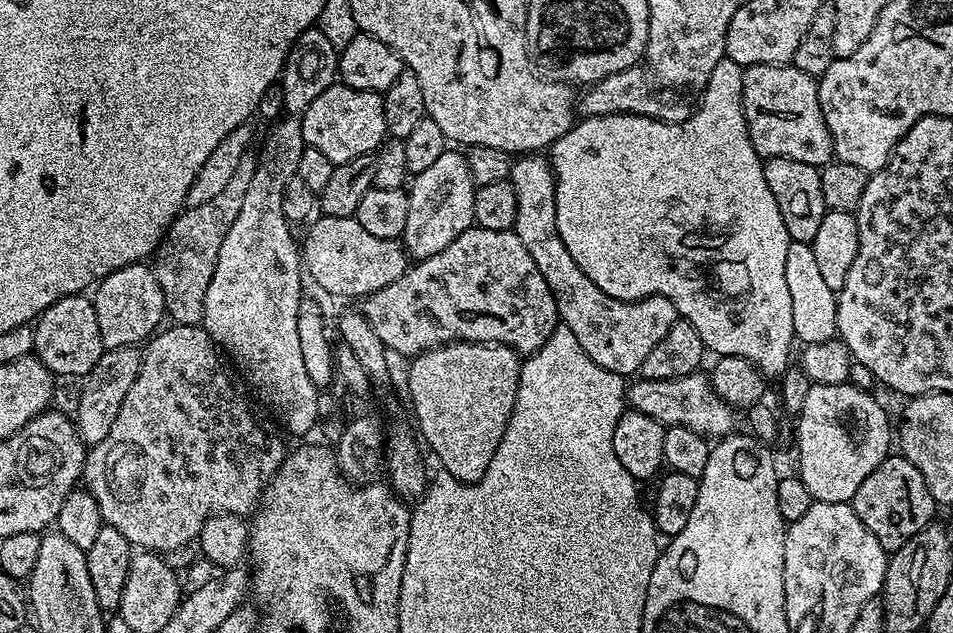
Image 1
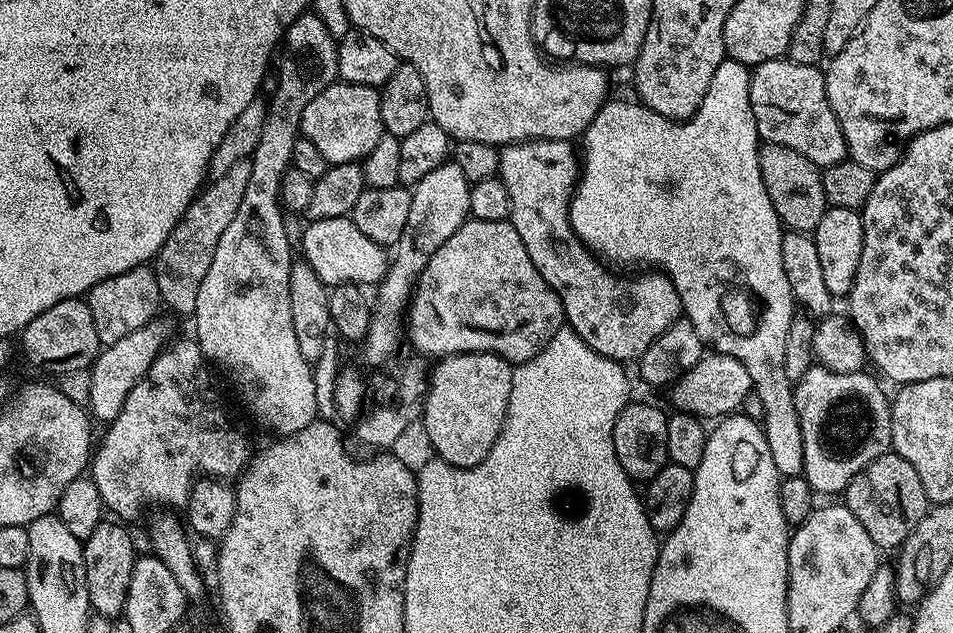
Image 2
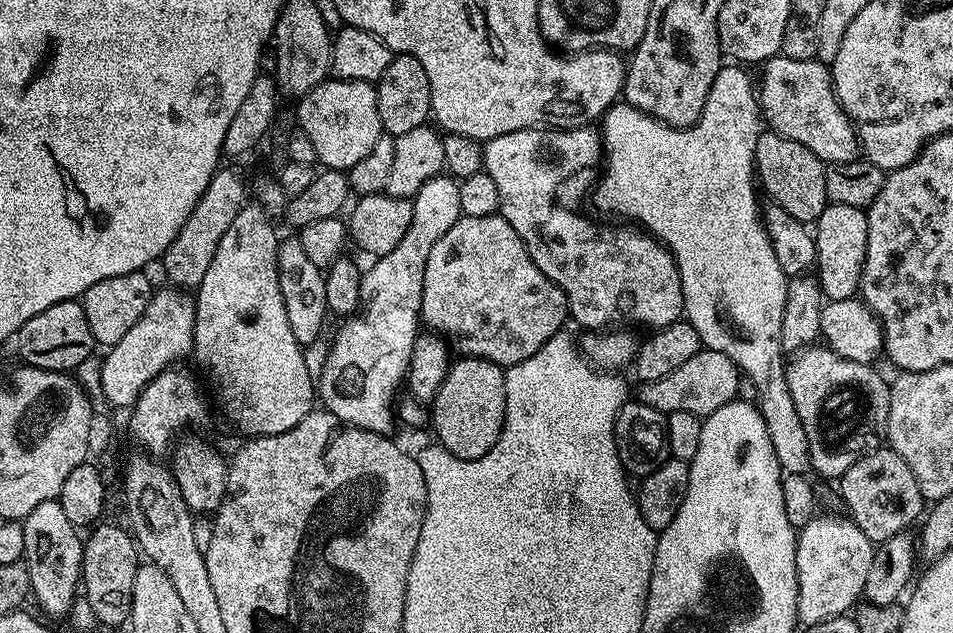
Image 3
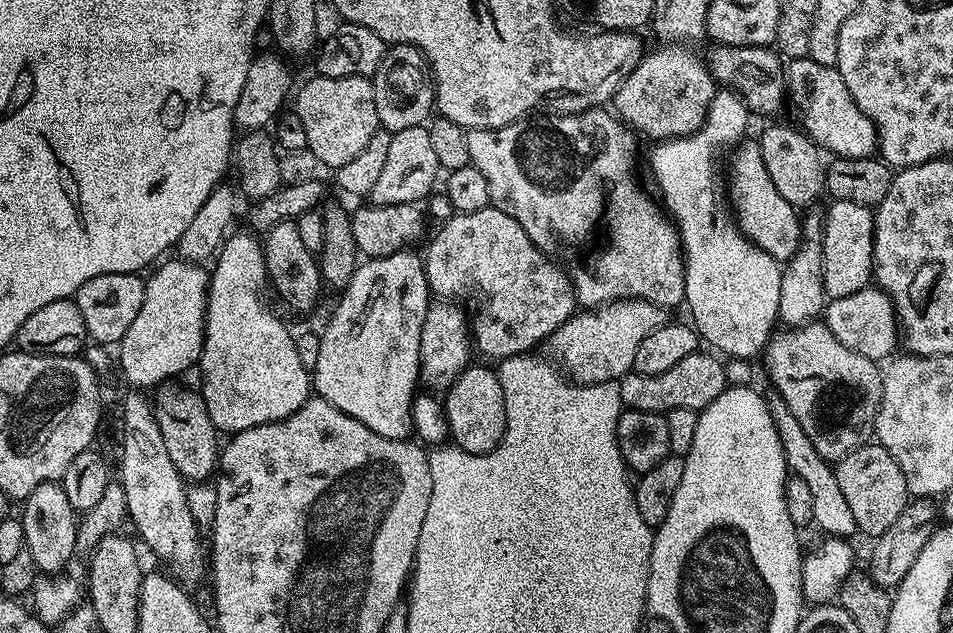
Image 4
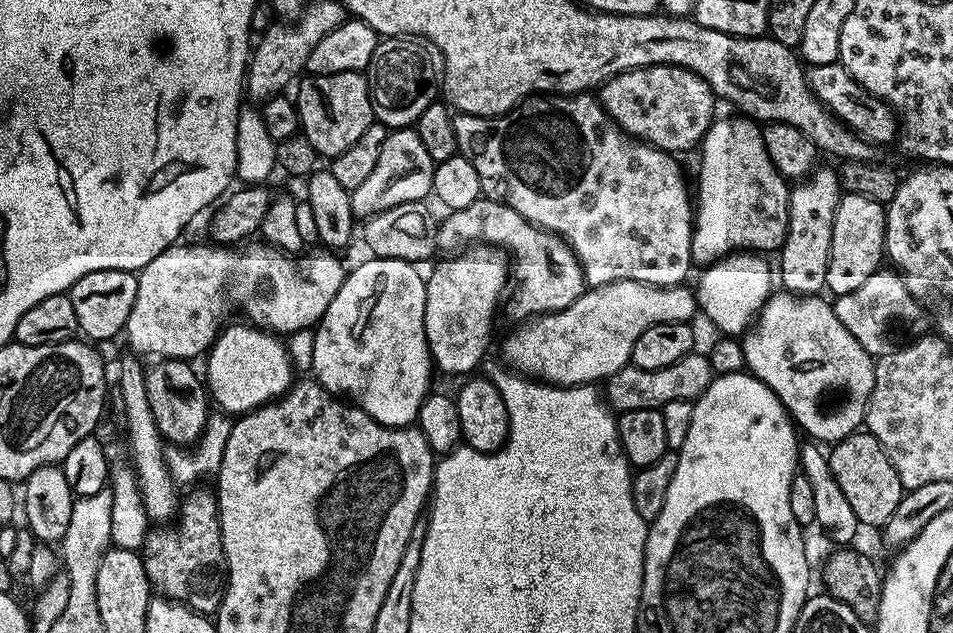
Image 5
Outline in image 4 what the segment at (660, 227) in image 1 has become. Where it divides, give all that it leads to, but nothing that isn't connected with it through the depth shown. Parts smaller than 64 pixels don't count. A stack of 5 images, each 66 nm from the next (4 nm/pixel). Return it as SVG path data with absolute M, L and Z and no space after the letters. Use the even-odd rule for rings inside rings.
M717 91L708 106L705 122L697 132L651 145L653 148L648 156L648 168L652 171L652 180L656 183L657 190L660 191L662 207L676 225L680 247L684 249L684 304L692 311L691 323L705 345L713 344L708 346L713 349L721 348L716 350L733 360L752 362L755 361L755 356L757 359L768 347L768 341L772 339L778 324L782 264L740 231L740 226L726 203L722 168L716 165L716 159L723 148L731 149L745 139L748 116L750 117L750 109L737 92ZM779 394L769 395L767 402L770 414L774 418L774 426L778 430L778 438L782 442L788 471L791 475L802 478L802 482L806 482L806 487L810 489L812 505L814 505L812 524L820 527L824 531L823 535L828 538L852 538L852 535L857 535L854 514L846 503L842 489L838 486L835 467L824 460L822 454L818 454L818 450L814 450L814 442L810 442L806 430L802 430L802 422L798 422L798 418L790 414L790 406L786 406L786 402Z

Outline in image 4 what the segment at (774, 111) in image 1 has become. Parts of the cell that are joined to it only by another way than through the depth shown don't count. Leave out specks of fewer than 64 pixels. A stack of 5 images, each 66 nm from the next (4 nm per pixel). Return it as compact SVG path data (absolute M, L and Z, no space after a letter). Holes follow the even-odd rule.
M807 58L788 60L786 64L786 92L790 104L796 107L800 115L799 123L815 144L819 144L825 153L832 152L833 157L846 159L866 159L877 151L876 127L874 122L854 102L842 74L830 66L818 66L818 62Z

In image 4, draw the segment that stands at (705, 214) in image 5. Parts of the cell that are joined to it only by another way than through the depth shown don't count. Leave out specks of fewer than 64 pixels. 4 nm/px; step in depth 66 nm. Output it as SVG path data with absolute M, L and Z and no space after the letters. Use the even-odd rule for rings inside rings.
M748 138L731 149L732 165L726 168L726 192L734 209L734 219L740 231L753 240L766 254L786 262L798 250L802 235L801 213L782 194L770 179L762 162L762 150L755 139Z

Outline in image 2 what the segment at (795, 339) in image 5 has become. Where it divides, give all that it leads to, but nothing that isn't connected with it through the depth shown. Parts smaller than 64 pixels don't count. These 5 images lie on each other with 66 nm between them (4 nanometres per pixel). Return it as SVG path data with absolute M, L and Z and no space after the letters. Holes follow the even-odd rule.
M813 366L806 370L806 374L802 374L802 378L795 381L794 391L796 394L796 405L798 406L798 418L802 422L802 450L804 451L804 470L803 475L810 482L813 493L820 494L820 492L836 492L836 494L843 493L844 489L848 487L848 483L854 478L854 474L858 474L870 462L874 462L874 458L884 455L892 446L892 406L890 403L889 393L884 393L880 389L881 381L875 375L867 376L867 371L861 370L858 372L851 372L850 374L838 374L831 372L829 368L822 368Z

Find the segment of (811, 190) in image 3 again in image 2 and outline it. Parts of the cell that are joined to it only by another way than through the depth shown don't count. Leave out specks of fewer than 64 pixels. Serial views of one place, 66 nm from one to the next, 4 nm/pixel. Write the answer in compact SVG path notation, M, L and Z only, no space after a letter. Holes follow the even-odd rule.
M764 144L761 147L760 169L762 182L766 182L766 194L770 194L770 202L774 202L781 225L793 232L815 233L818 222L822 222L822 214L829 207L826 194L823 193L821 169L810 162L810 158L802 158L798 150L777 144Z

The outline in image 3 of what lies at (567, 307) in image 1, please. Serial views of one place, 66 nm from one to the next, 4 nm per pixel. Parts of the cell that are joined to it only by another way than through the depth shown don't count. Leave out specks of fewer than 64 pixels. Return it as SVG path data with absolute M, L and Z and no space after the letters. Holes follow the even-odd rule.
M537 126L514 130L510 134L502 134L493 140L483 141L484 171L490 174L490 178L494 178L494 186L498 186L498 198L500 199L499 215L503 216L506 222L510 222L510 226L514 226L514 230L520 235L526 250L530 254L534 266L538 266L538 270L542 270L542 274L546 274L546 278L550 278L550 282L557 284L562 290L562 294L566 294L569 317L573 321L576 319L582 327L588 328L584 330L612 330L615 329L612 328L615 324L645 324L648 330L665 328L684 316L682 278L678 274L678 266L676 265L676 259L672 257L672 253L656 237L648 235L643 230L631 232L628 228L612 228L609 232L596 232L594 225L590 224L584 217L579 216L572 209L576 204L575 196L582 195L584 191L587 193L593 187L594 173L602 164L602 136L597 129L596 132L594 129L595 127L592 126L558 129L551 126Z

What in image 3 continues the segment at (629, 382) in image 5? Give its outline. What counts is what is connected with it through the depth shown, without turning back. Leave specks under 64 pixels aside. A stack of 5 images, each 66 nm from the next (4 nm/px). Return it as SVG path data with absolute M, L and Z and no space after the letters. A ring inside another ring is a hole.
M701 347L694 358L688 359L678 370L666 374L666 378L645 380L639 385L638 399L641 404L654 406L654 410L662 413L686 410L686 414L706 417L714 414L718 406L726 406L730 401L737 399L736 391L742 373L726 354L718 354L718 350Z

